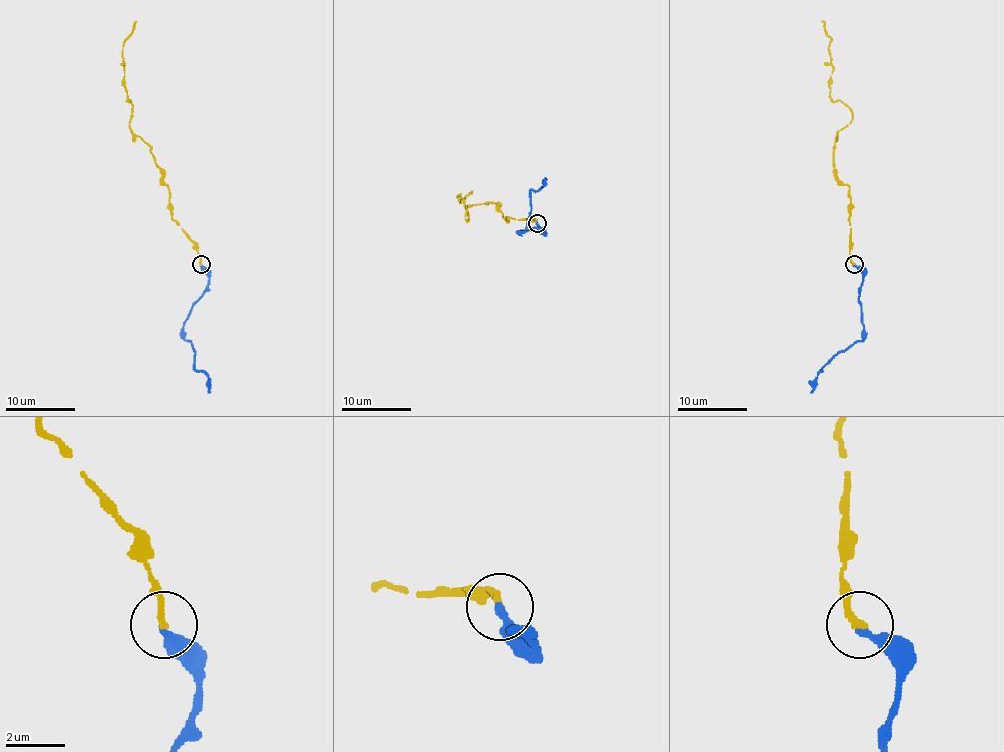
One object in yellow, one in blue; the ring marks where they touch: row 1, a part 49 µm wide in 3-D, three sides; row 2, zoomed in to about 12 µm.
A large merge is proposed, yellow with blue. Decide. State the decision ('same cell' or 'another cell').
same cell

